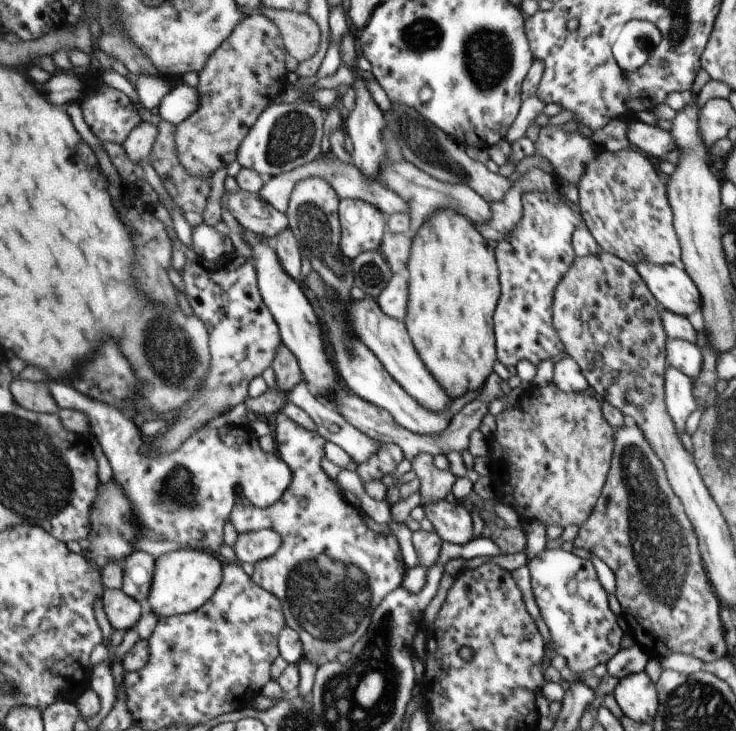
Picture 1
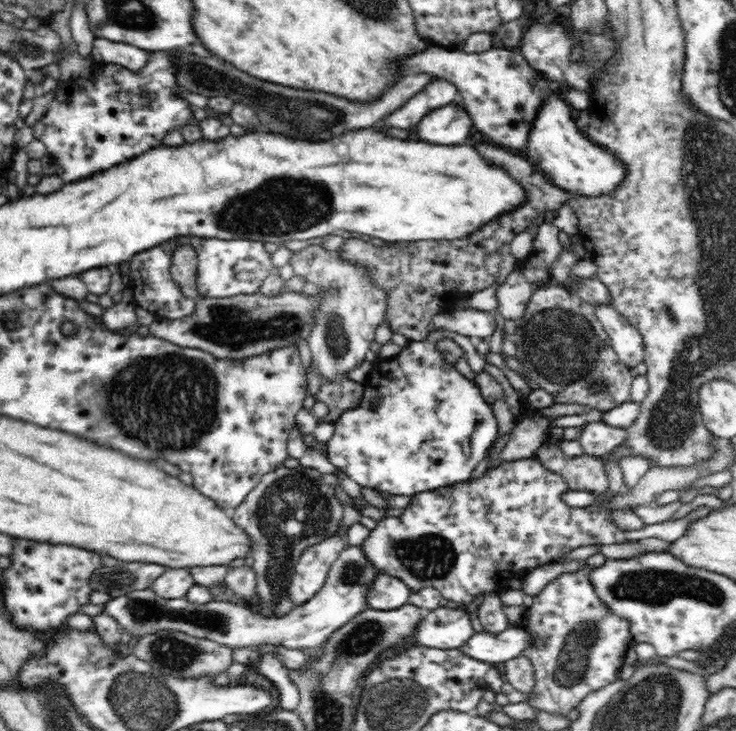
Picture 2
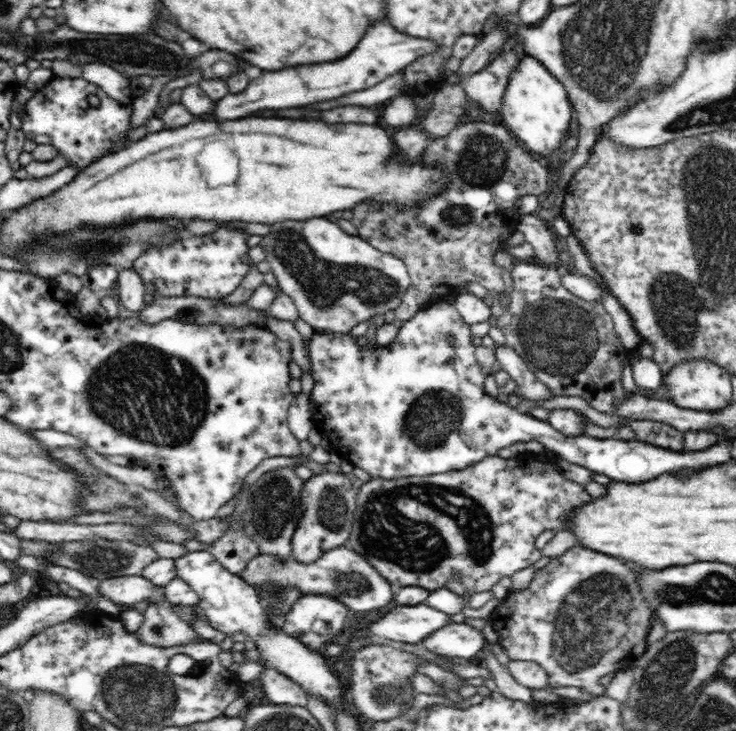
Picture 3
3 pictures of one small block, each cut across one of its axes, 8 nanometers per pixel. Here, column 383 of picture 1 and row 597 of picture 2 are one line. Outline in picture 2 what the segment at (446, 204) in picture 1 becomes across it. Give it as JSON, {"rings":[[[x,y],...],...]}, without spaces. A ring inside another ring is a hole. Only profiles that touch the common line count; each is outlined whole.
{"rings":[[[168,567],[154,582],[151,582],[150,587],[162,598],[179,599],[185,598],[194,583],[195,578],[188,569]]]}

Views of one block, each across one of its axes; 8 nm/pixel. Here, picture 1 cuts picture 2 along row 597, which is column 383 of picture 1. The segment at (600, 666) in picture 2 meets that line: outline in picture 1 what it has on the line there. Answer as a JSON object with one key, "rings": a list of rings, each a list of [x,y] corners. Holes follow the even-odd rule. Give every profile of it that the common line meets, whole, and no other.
{"rings":[[[284,413],[276,414],[277,453],[292,471],[291,482],[284,494],[272,506],[258,508],[246,506],[242,496],[235,496],[229,520],[236,532],[250,532],[260,529],[272,529],[282,537],[279,551],[271,561],[256,565],[251,578],[281,600],[286,625],[298,633],[303,644],[303,658],[317,667],[336,661],[338,654],[351,651],[352,646],[368,632],[372,624],[372,614],[387,594],[402,586],[405,576],[405,564],[398,538],[394,534],[377,533],[363,522],[367,515],[355,505],[350,504],[342,490],[336,486],[321,465],[324,457],[325,438],[316,430],[304,429]]]}

